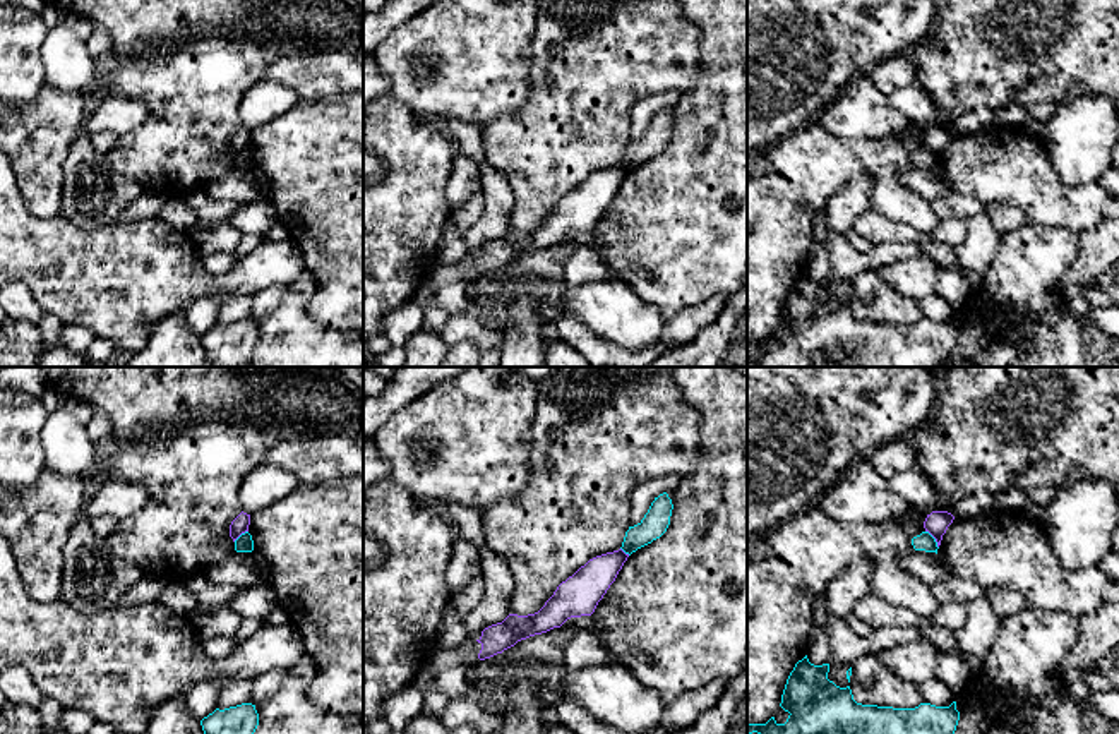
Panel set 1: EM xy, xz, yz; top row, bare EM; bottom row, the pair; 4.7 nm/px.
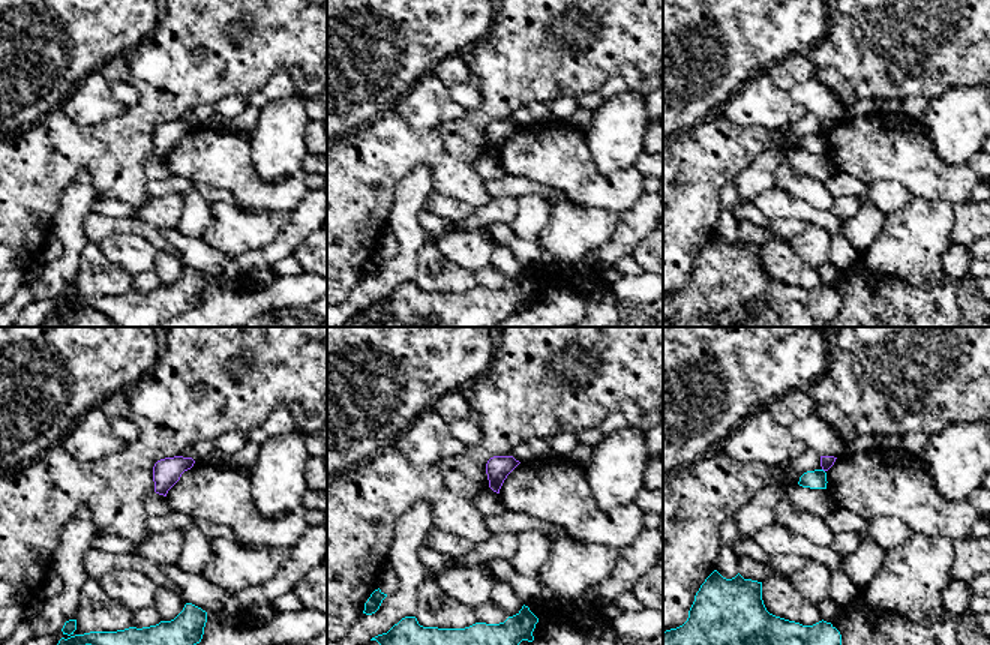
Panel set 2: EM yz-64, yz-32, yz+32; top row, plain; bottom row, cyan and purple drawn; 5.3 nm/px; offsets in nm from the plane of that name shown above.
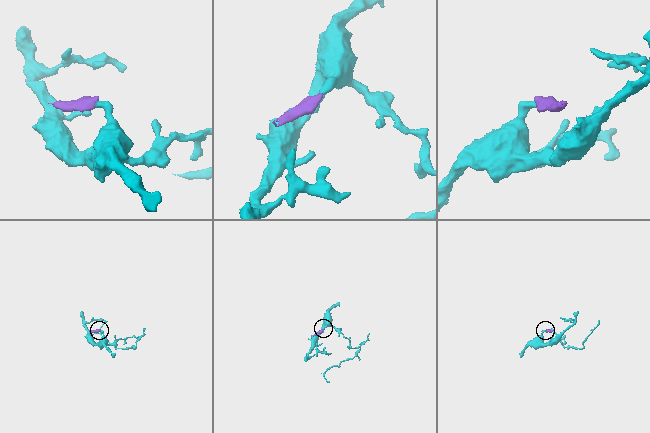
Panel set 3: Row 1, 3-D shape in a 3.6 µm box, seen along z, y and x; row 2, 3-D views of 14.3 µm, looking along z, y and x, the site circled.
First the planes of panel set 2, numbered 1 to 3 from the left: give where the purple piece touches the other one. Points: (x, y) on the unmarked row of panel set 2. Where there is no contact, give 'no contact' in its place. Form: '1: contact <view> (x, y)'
1: no contact
2: no contact
3: no contact

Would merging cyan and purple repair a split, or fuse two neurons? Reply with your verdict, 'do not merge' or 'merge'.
do not merge

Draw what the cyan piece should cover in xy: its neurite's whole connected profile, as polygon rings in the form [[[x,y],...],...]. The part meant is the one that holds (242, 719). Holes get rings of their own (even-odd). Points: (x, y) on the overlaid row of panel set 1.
[[[242,703],[224,710],[216,708],[200,720],[204,734],[254,734],[259,725],[255,705]]]

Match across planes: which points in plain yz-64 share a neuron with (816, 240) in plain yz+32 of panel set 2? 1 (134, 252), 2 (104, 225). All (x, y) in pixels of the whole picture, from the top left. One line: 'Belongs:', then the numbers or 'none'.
Belongs: 1

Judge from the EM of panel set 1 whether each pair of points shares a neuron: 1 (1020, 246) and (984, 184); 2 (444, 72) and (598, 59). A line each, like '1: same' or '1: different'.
1: different
2: different

